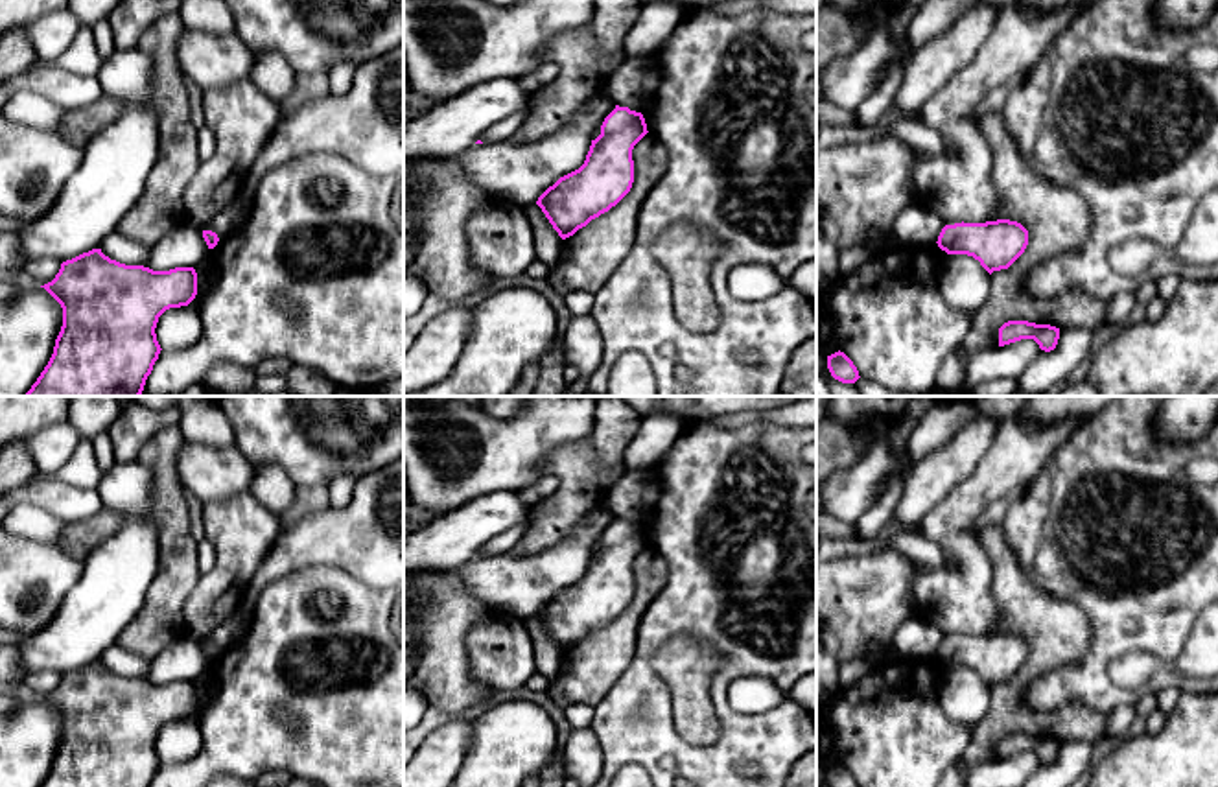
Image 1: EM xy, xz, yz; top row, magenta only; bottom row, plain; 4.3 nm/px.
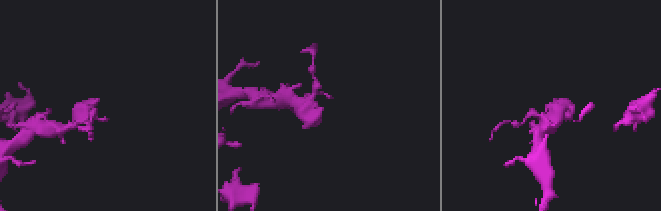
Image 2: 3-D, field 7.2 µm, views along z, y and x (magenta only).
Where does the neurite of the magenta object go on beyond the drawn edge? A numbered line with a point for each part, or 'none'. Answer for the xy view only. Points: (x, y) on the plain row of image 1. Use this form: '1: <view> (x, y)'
none

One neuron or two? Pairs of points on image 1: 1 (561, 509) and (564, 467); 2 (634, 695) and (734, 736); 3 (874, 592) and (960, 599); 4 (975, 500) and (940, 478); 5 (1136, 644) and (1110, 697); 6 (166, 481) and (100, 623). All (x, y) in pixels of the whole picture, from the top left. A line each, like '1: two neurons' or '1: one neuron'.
1: one neuron
2: one neuron
3: two neurons
4: two neurons
5: one neuron
6: two neurons

